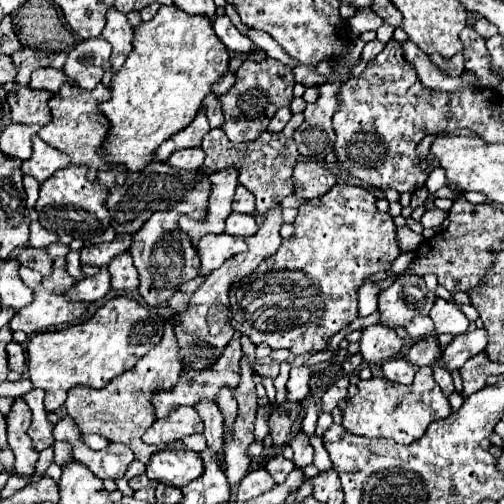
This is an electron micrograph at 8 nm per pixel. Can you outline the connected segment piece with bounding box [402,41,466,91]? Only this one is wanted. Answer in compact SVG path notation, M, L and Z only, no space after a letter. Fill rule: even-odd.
M412 41L402 43L402 47L404 47L408 61L412 61L412 65L416 65L416 73L420 73L420 81L424 81L424 85L428 85L428 89L460 91L466 87L462 77L448 77L436 65L432 65L428 55L420 53L420 49L416 49L416 45Z

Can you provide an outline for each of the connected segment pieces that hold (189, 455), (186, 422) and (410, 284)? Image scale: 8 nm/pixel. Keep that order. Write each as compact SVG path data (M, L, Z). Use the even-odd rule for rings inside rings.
M160 449L146 465L146 475L160 483L182 487L200 477L200 469L200 457L196 457L194 451Z
M180 407L172 411L168 417L156 419L148 431L144 433L144 443L154 443L154 445L164 445L170 441L178 441L184 435L192 433L202 433L204 423L202 417L194 407Z
M400 277L378 295L380 323L388 327L404 327L404 323L412 321L416 315L428 315L434 301L436 295L428 291L422 277Z

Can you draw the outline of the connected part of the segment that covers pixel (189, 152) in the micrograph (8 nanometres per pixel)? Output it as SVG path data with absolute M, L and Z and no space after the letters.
M192 147L192 149L180 149L180 151L172 153L168 163L172 163L178 169L192 171L192 169L198 169L204 163L204 157L206 157L206 153L204 153L202 147Z

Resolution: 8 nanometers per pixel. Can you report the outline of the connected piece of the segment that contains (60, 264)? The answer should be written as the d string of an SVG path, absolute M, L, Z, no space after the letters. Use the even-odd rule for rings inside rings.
M56 257L54 259L54 271L50 277L44 277L44 281L34 289L34 301L28 305L28 307L22 307L14 319L10 321L10 329L12 331L24 331L26 335L32 335L32 333L38 333L38 331L46 331L46 329L54 329L56 325L62 325L62 323L70 323L70 321L78 321L84 313L86 313L86 307L88 305L76 305L76 303L68 303L62 295L58 293L64 293L68 287L72 287L72 283L76 283L64 269L64 257Z

